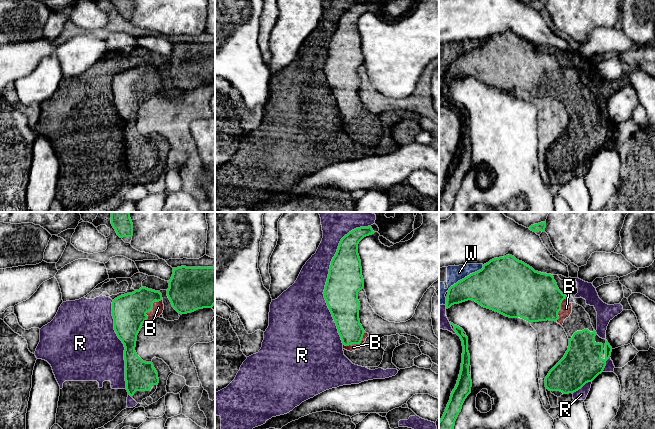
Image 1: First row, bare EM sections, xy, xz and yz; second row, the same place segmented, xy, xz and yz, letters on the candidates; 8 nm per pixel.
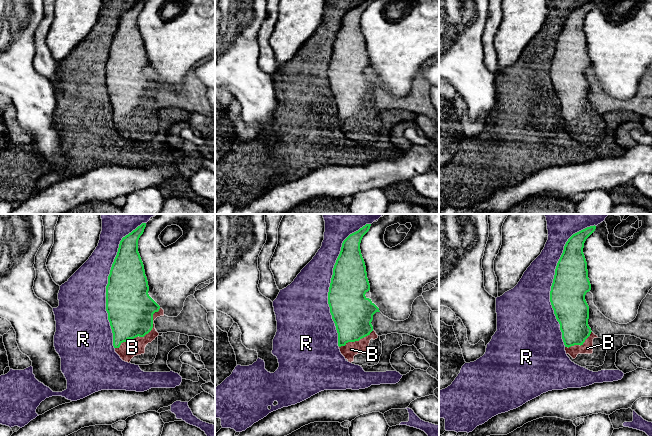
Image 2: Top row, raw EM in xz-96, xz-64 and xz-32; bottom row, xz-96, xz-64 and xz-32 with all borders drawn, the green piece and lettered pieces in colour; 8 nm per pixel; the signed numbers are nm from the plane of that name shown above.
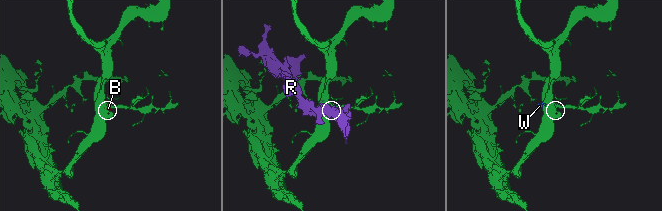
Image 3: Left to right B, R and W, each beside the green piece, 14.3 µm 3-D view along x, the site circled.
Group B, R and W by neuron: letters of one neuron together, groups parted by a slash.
B / R W

